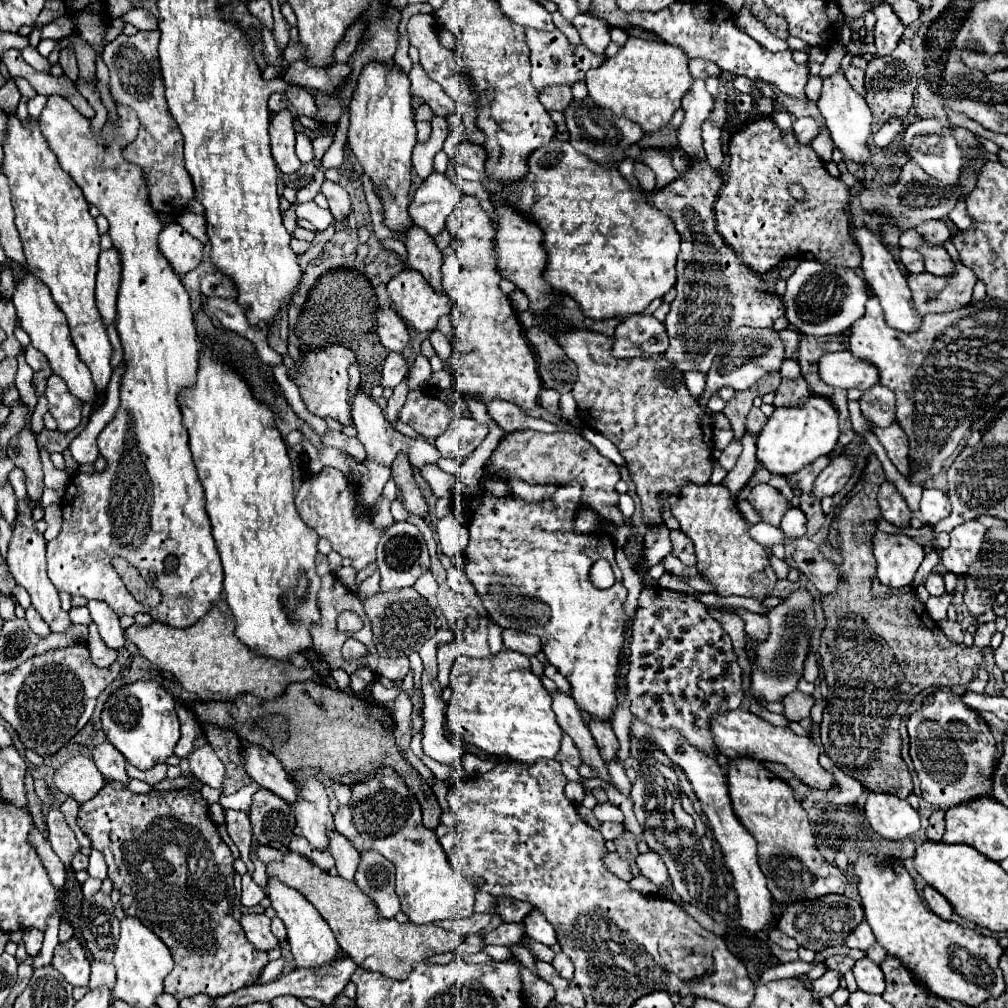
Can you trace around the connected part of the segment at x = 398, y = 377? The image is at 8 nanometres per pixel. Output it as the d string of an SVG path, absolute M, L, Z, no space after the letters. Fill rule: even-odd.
M391 352L383 364L383 374L381 374L381 388L395 388L407 374L407 364L401 354Z

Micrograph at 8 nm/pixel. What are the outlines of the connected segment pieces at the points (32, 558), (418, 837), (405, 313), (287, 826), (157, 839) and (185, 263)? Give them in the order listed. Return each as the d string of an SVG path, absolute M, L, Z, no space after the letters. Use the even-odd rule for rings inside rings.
M19 502L19 516L13 526L13 538L9 542L9 556L7 556L9 570L17 584L21 584L29 596L31 596L31 606L41 614L41 618L47 622L51 632L65 632L71 626L69 614L61 608L59 592L53 586L53 582L47 576L47 564L45 564L45 538L35 530L35 522L31 518L31 506L29 502Z
M381 768L373 780L355 784L351 790L351 804L339 806L335 814L337 832L359 852L375 850L395 864L397 894L409 920L413 924L429 924L447 918L471 918L477 888L451 868L435 832L421 824L421 808L403 780L391 768Z
M405 268L387 284L395 312L413 330L435 330L437 320L451 312L447 294L437 294L419 272Z
M259 788L253 794L253 806L249 818L253 824L253 834L259 840L259 844L277 850L287 850L287 844L291 842L295 828L295 818L287 802L283 802L273 792Z
M107 782L95 798L79 808L77 816L77 824L93 840L93 848L105 856L109 878L121 894L119 902L125 914L143 922L171 948L175 968L165 980L165 992L177 1000L195 994L225 996L253 984L267 964L267 954L259 954L259 950L247 942L241 924L233 918L233 854L219 836L217 824L209 818L209 804L199 796L201 792L191 788L131 794L121 782Z
M169 224L161 230L159 250L177 276L183 276L189 270L197 268L203 256L203 244L177 224Z

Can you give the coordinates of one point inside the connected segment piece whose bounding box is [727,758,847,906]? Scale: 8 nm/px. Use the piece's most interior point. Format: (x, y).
(765, 805)

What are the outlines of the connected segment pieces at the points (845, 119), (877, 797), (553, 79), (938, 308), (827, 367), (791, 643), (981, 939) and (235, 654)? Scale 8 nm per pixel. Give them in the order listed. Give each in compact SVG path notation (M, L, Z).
M835 72L831 78L823 80L823 94L817 102L817 108L821 112L821 116L825 118L827 122L827 128L831 132L831 138L835 142L835 146L841 150L841 154L857 164L863 164L863 162L869 162L871 160L871 148L869 148L869 142L871 142L871 122L873 122L873 116L871 116L871 110L865 102L863 96L859 96L851 84L845 80L843 72Z
M871 792L863 810L871 828L887 840L913 838L921 828L917 810L897 796Z
M525 28L525 36L527 36L527 44L531 48L531 84L535 86L537 92L541 92L547 86L573 86L577 82L581 82L585 78L585 74L591 68L599 68L601 62L605 60L605 54L595 54L591 52L585 44L571 44L567 40L567 36L561 30L535 30L535 28Z
M953 262L951 276L935 276L929 272L911 274L907 278L913 292L915 310L925 316L931 312L947 312L965 304L971 304L971 292L977 282L977 276L965 264Z
M849 350L825 354L819 360L819 376L833 388L857 388L861 392L873 388L879 382L877 368L867 360L855 358Z
M795 590L787 598L783 598L775 608L769 608L767 612L769 620L769 636L765 640L755 640L753 636L747 636L747 644L755 652L755 658L749 658L751 664L751 698L763 706L763 700L767 702L781 702L787 694L791 694L797 688L797 682L803 676L805 658L811 648L811 634L817 626L815 622L815 610L813 610L813 596L809 590Z
M861 854L859 860L853 864L853 870L857 876L857 890L863 900L865 920L871 926L877 942L887 950L889 956L897 958L915 978L923 980L925 988L931 994L943 1000L961 1000L971 1006L979 1006L987 998L1003 994L1005 982L1003 982L1003 972L999 968L999 956L1003 954L1003 948L999 946L999 942L991 936L981 936L971 928L963 928L955 922L945 922L939 916L935 916L925 906L925 900L919 896L915 880L905 870L901 858Z
M225 600L213 606L213 610L193 626L173 628L161 622L153 622L149 626L133 624L125 630L125 638L139 648L139 654L143 658L147 658L161 670L171 672L187 692L197 694L201 700L227 702L247 692L271 700L275 696L281 696L283 688L287 688L287 684L291 682L313 680L313 670L299 670L289 662L253 656L249 648L245 648L237 640L233 616Z

